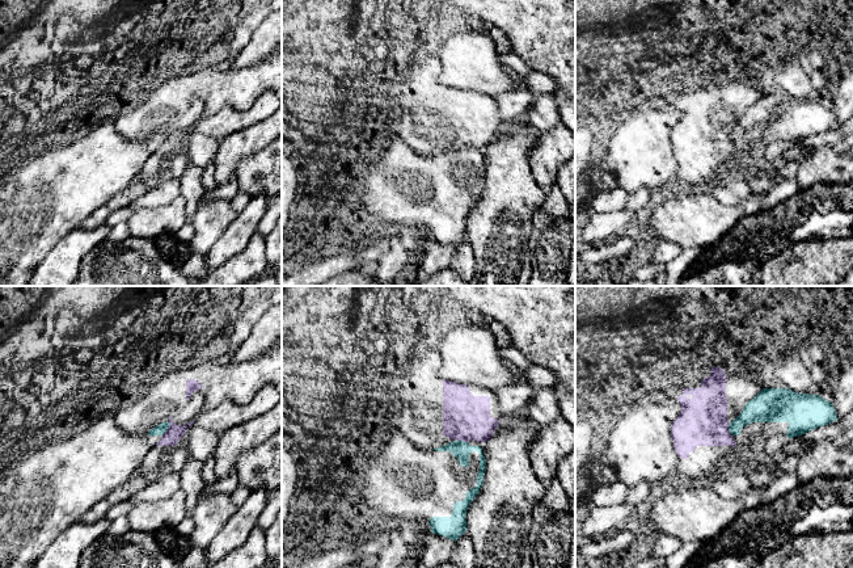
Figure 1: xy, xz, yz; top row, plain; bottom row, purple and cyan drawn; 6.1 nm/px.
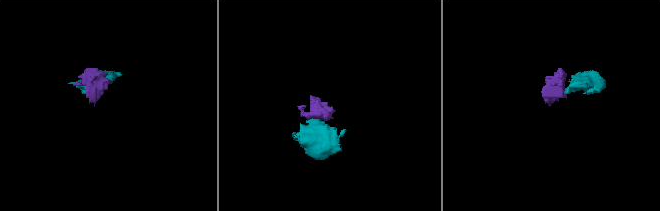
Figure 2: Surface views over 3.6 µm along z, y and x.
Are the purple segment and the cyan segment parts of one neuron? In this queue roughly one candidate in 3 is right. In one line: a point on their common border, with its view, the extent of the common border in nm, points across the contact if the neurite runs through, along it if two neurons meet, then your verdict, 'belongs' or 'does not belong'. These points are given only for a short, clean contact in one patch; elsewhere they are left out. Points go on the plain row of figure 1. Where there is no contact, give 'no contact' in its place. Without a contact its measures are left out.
xy (168, 135) | 100 nm | along xy (169, 127), (169, 133), (163, 142) | does not belong

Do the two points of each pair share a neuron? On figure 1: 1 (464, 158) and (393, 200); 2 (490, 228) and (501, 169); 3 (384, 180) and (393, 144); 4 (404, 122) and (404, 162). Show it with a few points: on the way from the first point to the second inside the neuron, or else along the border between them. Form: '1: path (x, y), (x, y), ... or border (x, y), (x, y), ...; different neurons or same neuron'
1: path (447, 176), (436, 186), (412, 188); same neuron
2: path (495, 214), (501, 206), (501, 184); same neuron
3: path (393, 171), (393, 154); same neuron
4: border (405, 142), (391, 138), (380, 148); different neurons

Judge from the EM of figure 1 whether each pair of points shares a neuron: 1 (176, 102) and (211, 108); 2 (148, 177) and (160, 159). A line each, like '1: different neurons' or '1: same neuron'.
1: same neuron
2: same neuron

